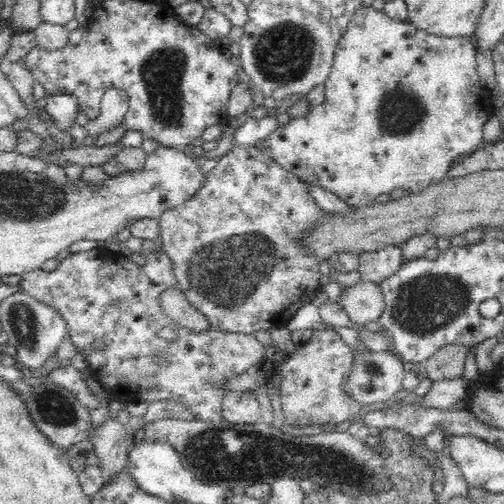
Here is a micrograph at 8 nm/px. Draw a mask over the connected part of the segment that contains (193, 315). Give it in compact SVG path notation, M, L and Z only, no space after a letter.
M178 288L165 290L159 298L163 313L175 323L190 331L204 332L211 328L204 313L201 313Z

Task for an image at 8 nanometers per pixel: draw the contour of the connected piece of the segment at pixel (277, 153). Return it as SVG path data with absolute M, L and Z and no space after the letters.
M362 7L354 14L341 43L338 44L336 56L334 56L333 74L325 83L326 99L323 104L314 106L302 118L295 121L285 122L275 132L258 140L254 147L264 150L268 157L278 163L284 170L297 176L303 183L313 184L324 191L332 192L340 200L344 200L356 208L369 206L376 203L376 198L382 194L390 194L392 190L403 190L406 193L422 192L432 183L444 181L450 169L458 158L464 158L474 153L478 146L484 146L483 129L485 124L495 114L491 105L489 93L481 84L477 72L477 60L475 59L478 48L470 41L469 37L463 36L436 36L434 33L416 28L408 21L390 18L383 10L373 7Z

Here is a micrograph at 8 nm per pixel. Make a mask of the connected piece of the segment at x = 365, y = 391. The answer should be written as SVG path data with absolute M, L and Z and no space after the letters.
M354 348L353 352L357 356L357 362L346 382L346 391L365 408L374 407L377 402L394 399L394 394L403 390L406 372L404 363L396 354L369 349L360 352Z

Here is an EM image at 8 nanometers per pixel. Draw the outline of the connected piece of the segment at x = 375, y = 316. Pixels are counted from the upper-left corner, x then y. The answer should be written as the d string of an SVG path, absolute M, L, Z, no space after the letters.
M362 280L352 286L344 287L338 304L341 304L348 314L353 326L379 322L386 310L386 299L378 283Z

